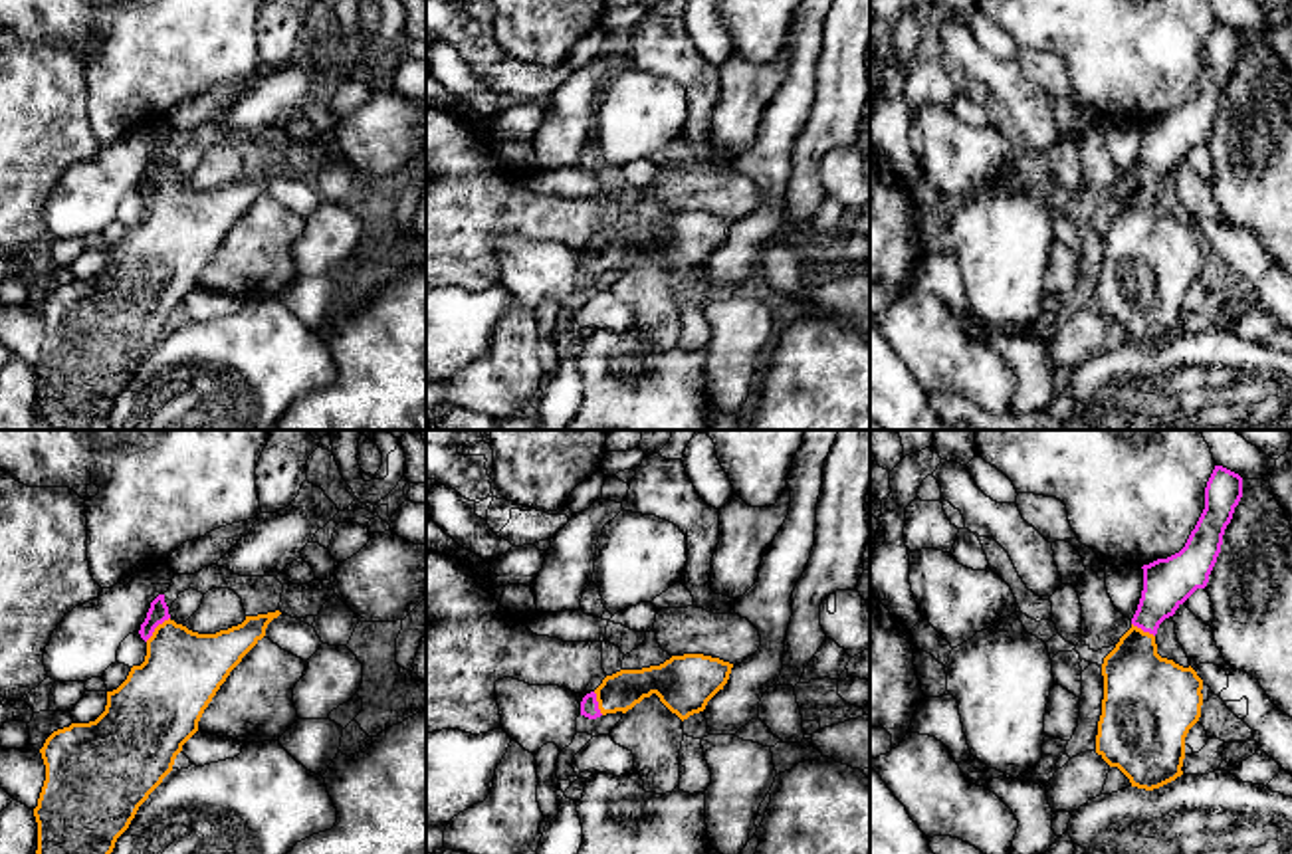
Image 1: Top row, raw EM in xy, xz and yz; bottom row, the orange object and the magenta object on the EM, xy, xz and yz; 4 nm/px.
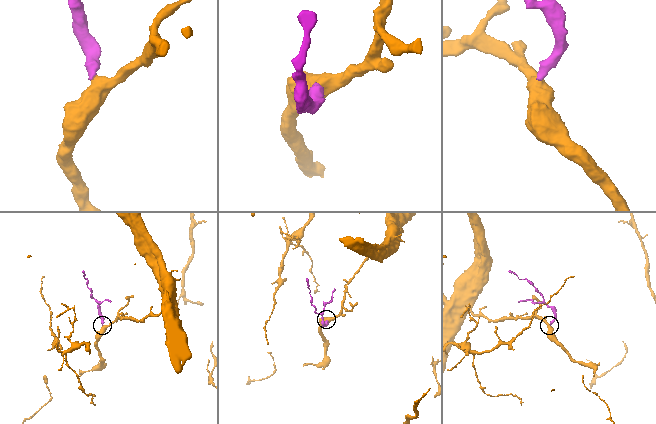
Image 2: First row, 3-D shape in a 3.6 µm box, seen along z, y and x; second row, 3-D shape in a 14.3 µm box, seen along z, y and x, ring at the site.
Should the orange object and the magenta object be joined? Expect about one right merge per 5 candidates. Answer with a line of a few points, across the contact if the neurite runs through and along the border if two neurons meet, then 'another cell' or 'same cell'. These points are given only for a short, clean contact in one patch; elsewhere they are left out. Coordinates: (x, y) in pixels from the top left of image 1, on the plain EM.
line xy (183, 226), (171, 203), (155, 185), (159, 167); same cell

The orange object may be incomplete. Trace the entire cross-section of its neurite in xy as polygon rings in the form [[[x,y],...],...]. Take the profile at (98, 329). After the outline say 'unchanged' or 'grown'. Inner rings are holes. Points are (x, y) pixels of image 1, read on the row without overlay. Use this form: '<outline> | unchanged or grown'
[[[164,151],[151,159],[139,186],[147,198],[145,218],[133,222],[117,246],[107,248],[105,267],[95,277],[54,287],[40,305],[46,337],[34,373],[36,410],[46,424],[55,430],[87,430],[109,414],[139,363],[172,327],[182,301],[198,287],[198,277],[220,242],[279,170],[246,172],[228,186],[198,190],[170,174]]] | grown

